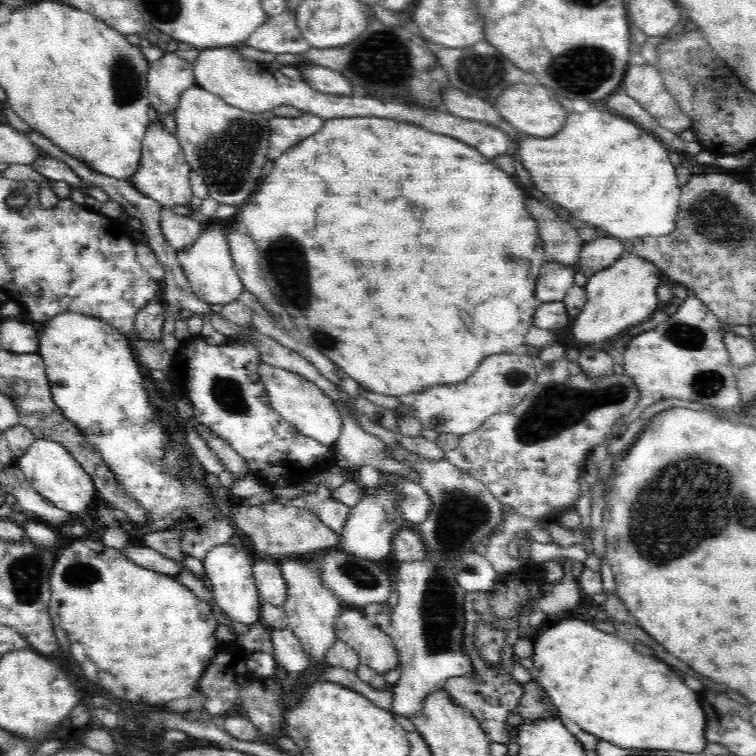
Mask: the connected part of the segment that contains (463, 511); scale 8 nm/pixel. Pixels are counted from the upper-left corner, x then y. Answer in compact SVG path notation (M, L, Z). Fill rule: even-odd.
M401 444L396 448L388 447L387 452L393 460L401 462L405 468L410 468L411 479L427 492L431 500L431 509L427 519L413 527L414 531L419 532L423 538L427 548L427 557L400 563L397 582L394 583L394 589L398 591L398 602L394 606L389 626L389 631L391 630L389 636L399 653L399 668L401 668L401 677L391 689L393 708L390 712L407 719L414 719L422 713L427 699L435 691L440 690L441 683L447 678L473 677L473 666L470 659L462 653L461 641L465 625L463 604L467 590L464 590L454 577L454 564L460 560L460 556L475 552L474 548L477 544L490 538L496 532L496 528L504 522L504 515L502 515L501 502L498 502L496 497L486 489L485 484L454 466L447 458L438 461L426 459L406 450Z

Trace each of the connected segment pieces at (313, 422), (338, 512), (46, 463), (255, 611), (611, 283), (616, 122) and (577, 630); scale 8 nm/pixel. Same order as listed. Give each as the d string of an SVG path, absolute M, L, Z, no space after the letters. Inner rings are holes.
M261 362L257 368L258 376L266 387L266 392L272 408L298 429L304 436L317 440L324 446L335 446L342 430L342 418L332 398L323 393L313 382L306 380L303 376L276 368L270 364Z
M318 485L318 490L304 496L307 507L319 516L319 519L331 528L338 536L350 516L350 507L330 497L332 491L324 485Z
M36 439L24 454L14 463L24 473L27 482L47 498L54 506L66 512L78 513L94 505L97 496L96 486L91 476L72 458L72 455L57 442Z
M230 543L221 544L208 551L203 565L205 574L210 580L210 586L212 586L212 597L230 620L241 622L248 627L260 621L262 602L255 585L252 552L247 549L238 550Z
M626 251L612 265L588 278L585 286L587 299L575 316L571 330L578 349L600 347L603 342L623 335L632 326L651 318L661 306L656 289L664 282L664 277L656 266L640 258L635 252Z
M591 108L588 112L576 113L575 111L568 113L568 122L566 126L552 138L534 138L530 135L522 135L520 138L524 138L520 142L520 148L518 156L530 176L532 176L532 182L536 184L536 188L544 194L537 194L541 199L550 198L552 202L560 204L562 208L566 208L563 216L572 220L576 225L590 226L594 229L604 230L608 237L620 239L620 241L626 240L638 240L641 237L664 237L665 235L671 234L676 229L676 214L679 210L679 202L681 197L680 186L676 180L675 166L670 163L670 149L663 143L660 142L654 135L649 132L648 128L642 128L633 121L616 115L611 111L599 111L595 108Z
M562 619L555 624L544 634L532 637L531 659L538 670L538 682L560 716L576 722L581 730L624 749L652 748L699 754L706 748L706 714L698 704L698 694L690 690L668 664L638 654L630 642L624 642L614 634L600 632L584 620Z

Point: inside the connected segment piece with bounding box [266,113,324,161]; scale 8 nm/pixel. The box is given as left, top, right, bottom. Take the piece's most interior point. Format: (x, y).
(285, 132)

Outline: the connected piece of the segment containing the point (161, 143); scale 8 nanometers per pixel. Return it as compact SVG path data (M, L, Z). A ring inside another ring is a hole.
M160 123L148 124L141 148L138 170L129 178L129 182L142 194L162 205L162 209L170 209L175 205L190 205L192 188L189 181L191 166L185 159L183 148L177 137L169 133Z

